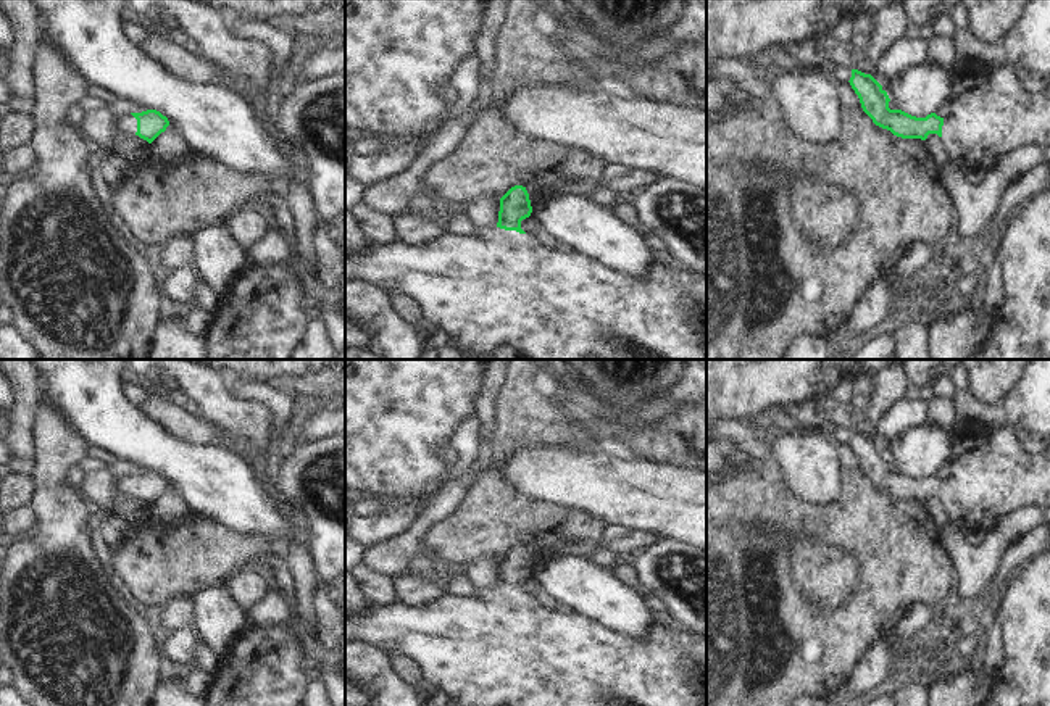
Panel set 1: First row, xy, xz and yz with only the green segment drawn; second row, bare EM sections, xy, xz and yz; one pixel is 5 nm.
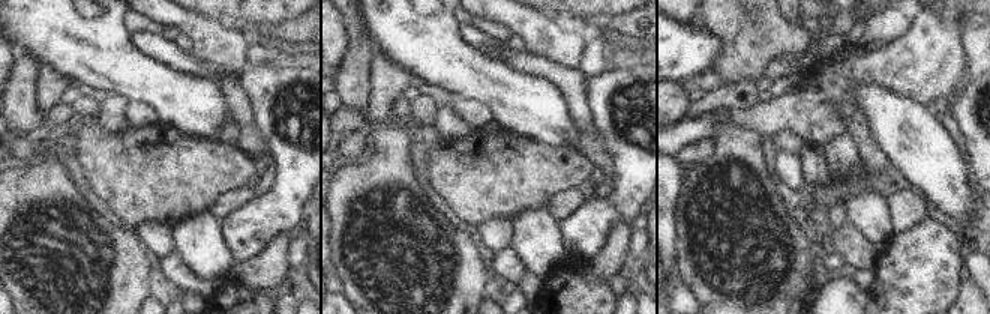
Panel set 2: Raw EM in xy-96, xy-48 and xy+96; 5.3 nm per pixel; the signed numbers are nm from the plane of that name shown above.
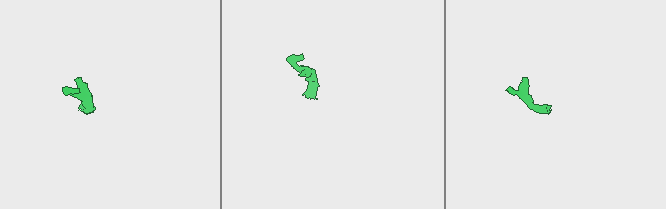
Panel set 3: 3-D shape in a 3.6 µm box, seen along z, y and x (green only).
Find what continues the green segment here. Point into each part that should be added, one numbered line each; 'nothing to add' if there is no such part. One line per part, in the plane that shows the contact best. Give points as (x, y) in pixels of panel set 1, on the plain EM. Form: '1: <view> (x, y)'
1: xz (500, 647)

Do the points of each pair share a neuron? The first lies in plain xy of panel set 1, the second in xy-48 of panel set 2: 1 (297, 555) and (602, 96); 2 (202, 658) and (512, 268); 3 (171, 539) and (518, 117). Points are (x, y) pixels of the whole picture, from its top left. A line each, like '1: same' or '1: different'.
1: different
2: different
3: different

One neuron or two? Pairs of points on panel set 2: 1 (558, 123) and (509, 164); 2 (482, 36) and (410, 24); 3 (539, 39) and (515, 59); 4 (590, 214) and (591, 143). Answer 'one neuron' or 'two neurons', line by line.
1: two neurons
2: two neurons
3: two neurons
4: two neurons

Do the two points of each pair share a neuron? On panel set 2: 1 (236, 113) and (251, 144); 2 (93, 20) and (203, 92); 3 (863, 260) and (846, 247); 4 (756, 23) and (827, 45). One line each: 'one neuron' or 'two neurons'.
1: one neuron
2: one neuron
3: one neuron
4: one neuron

